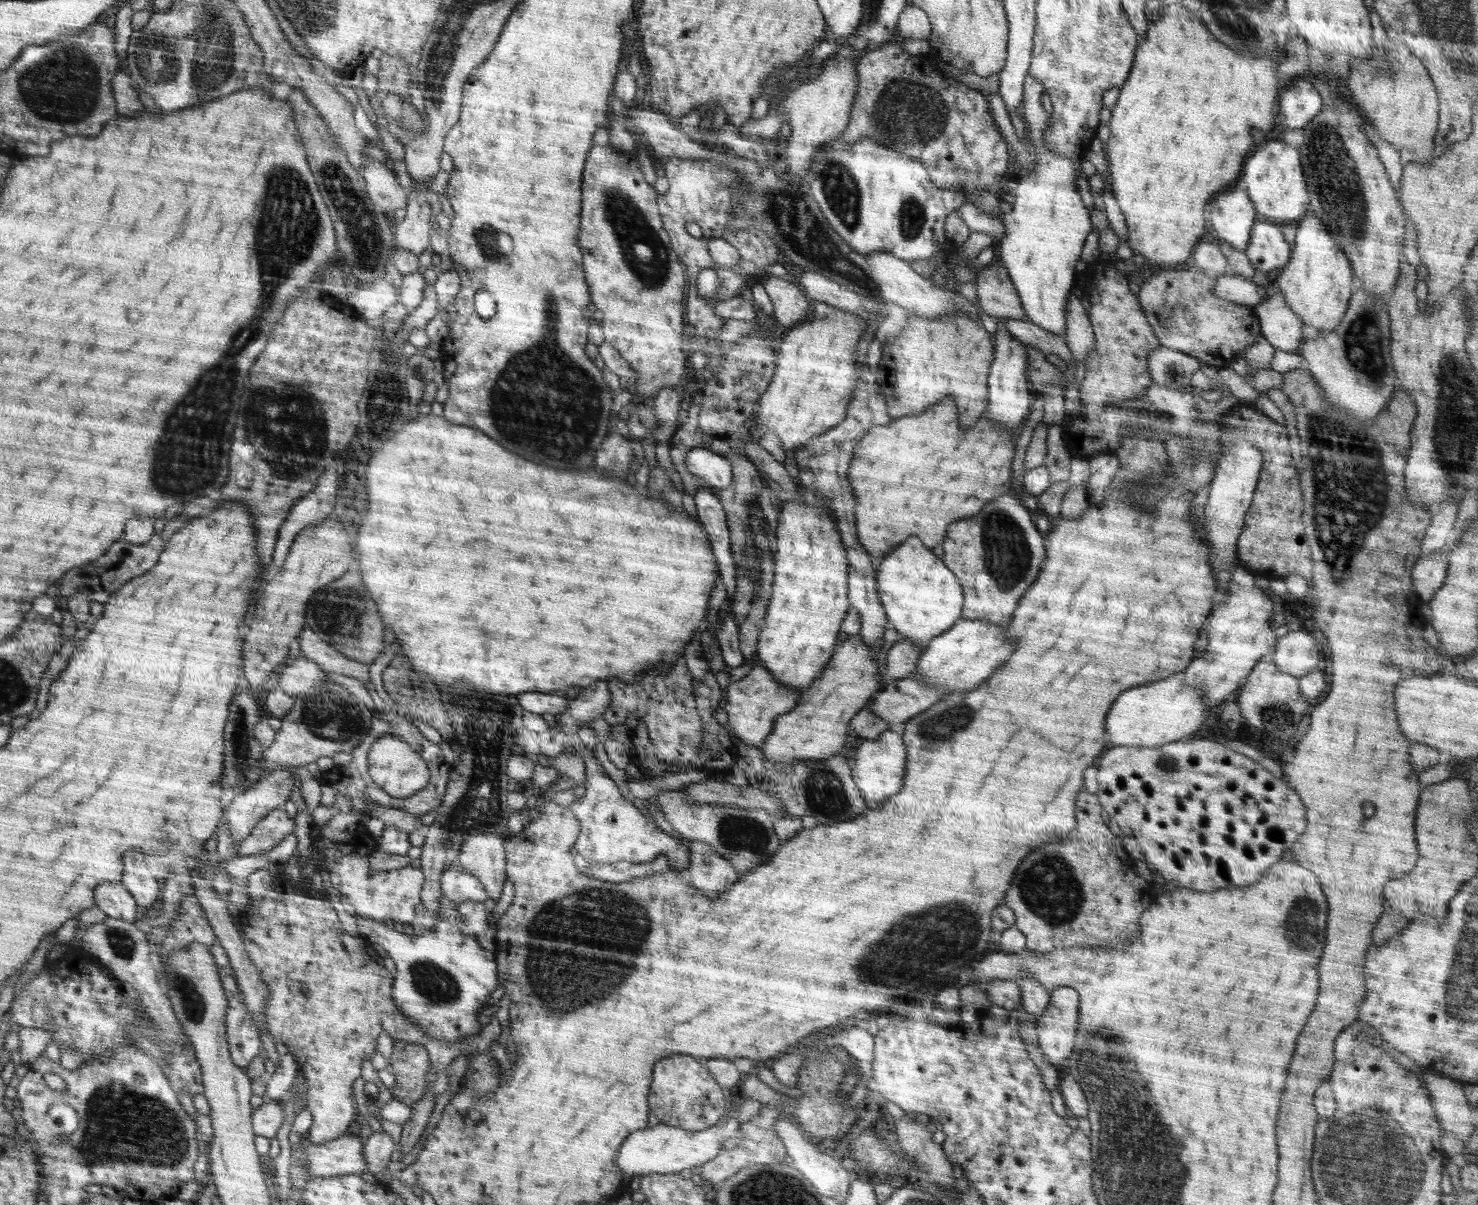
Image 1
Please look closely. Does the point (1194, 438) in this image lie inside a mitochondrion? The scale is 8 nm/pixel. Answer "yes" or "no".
yes

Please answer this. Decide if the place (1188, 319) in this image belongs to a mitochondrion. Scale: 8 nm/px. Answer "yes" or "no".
yes

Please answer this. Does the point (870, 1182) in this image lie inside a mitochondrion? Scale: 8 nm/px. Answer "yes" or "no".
no

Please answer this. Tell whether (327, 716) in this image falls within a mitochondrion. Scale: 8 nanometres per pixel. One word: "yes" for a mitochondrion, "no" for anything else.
yes

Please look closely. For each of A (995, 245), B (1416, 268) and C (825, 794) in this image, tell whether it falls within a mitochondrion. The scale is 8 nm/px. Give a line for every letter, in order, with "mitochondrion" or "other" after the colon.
A: other
B: other
C: mitochondrion

